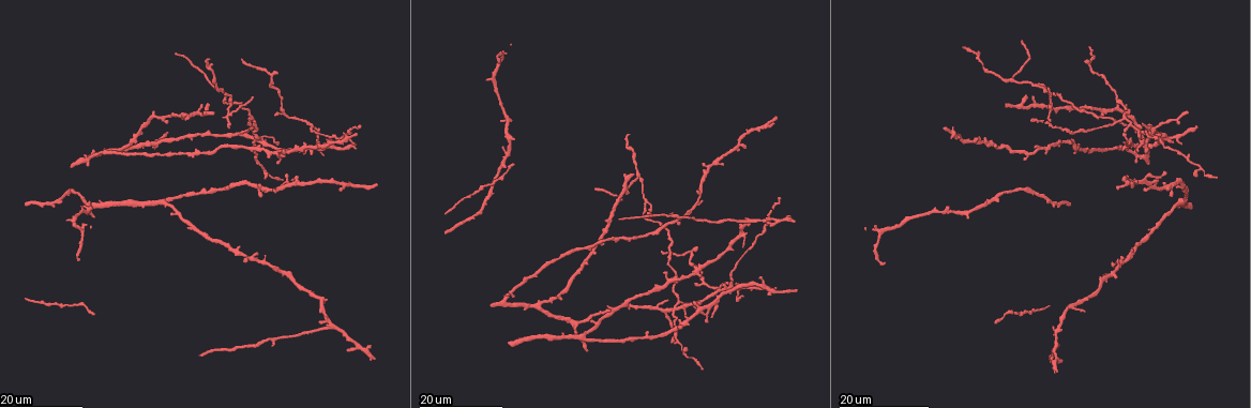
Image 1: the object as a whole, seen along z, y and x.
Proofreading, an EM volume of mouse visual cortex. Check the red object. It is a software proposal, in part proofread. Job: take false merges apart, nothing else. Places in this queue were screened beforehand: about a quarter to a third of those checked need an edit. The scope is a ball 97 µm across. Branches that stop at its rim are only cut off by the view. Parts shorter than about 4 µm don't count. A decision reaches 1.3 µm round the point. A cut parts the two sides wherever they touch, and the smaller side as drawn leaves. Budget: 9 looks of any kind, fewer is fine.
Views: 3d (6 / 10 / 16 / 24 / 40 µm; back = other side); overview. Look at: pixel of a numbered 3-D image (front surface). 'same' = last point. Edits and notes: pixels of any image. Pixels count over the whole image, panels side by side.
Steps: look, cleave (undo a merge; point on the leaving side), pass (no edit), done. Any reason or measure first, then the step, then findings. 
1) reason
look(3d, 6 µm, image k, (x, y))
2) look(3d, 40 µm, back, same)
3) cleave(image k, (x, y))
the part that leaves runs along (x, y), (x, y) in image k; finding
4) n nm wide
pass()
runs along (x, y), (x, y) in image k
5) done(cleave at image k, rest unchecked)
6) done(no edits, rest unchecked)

branch point
look(3d, 24 µm, image 1, (680, 303))

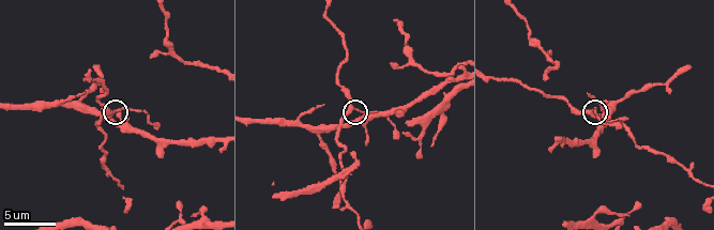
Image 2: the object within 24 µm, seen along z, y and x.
look(3d, 6 µm, image 2, (589, 112))

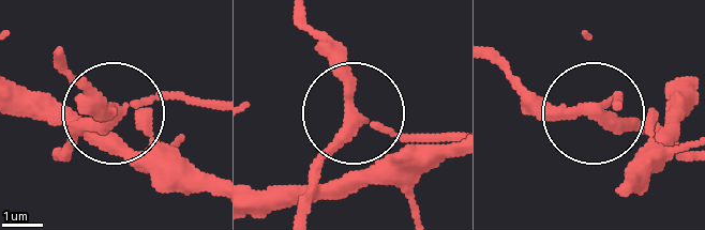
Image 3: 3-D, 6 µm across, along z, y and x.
side arm 7 µm; 3 arms
pass()
all the same cell

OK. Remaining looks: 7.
look(3d, 16 µm, image 1, (574, 324))

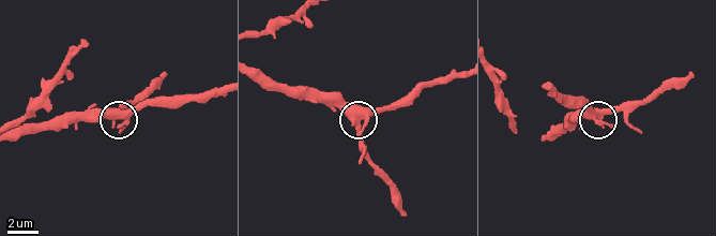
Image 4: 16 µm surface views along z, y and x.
look(3d, 10 µm, image 4, (354, 121))

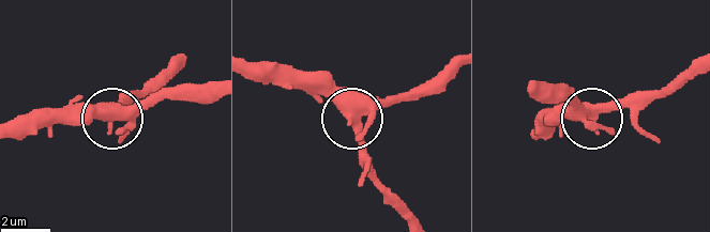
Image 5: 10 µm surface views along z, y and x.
pass()
all the same cell

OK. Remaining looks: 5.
three-way junction
look(3d, 24 µm, image 1, (637, 176))

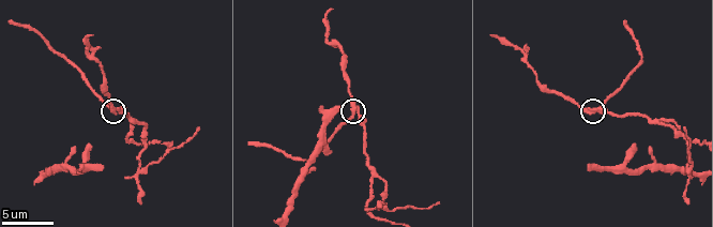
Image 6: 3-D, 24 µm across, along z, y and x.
look(3d, 10 µm, image 6, (354, 115))

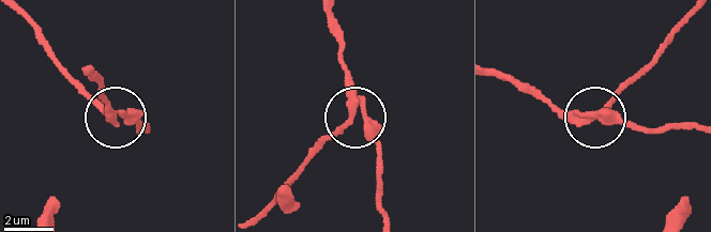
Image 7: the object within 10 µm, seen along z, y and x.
other side
look(3d, 10 µm, back, image 7, (349, 115))

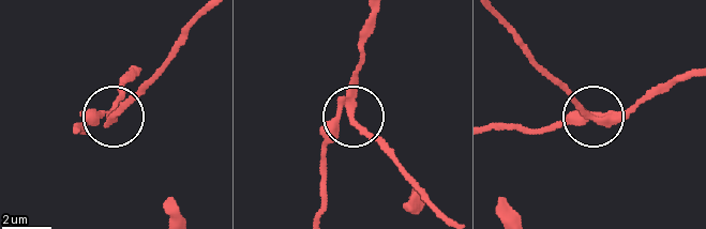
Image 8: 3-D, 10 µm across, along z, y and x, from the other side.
cleave(image 8, (360, 134))
the part that leaves runs along (346, 106), (450, 218) in image 8; two cells meet here

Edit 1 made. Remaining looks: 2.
done(cleave at image 8, rest unchecked)

